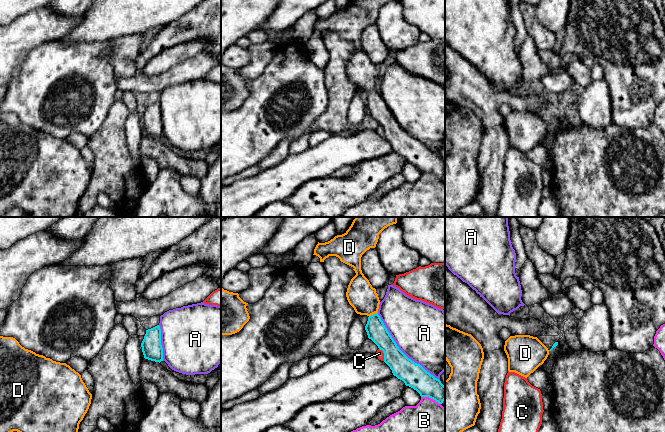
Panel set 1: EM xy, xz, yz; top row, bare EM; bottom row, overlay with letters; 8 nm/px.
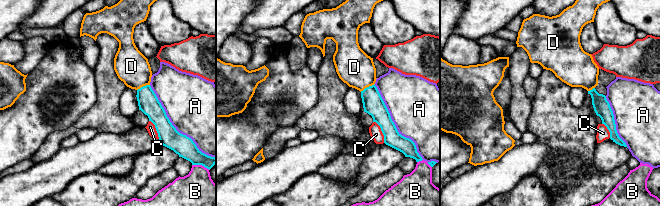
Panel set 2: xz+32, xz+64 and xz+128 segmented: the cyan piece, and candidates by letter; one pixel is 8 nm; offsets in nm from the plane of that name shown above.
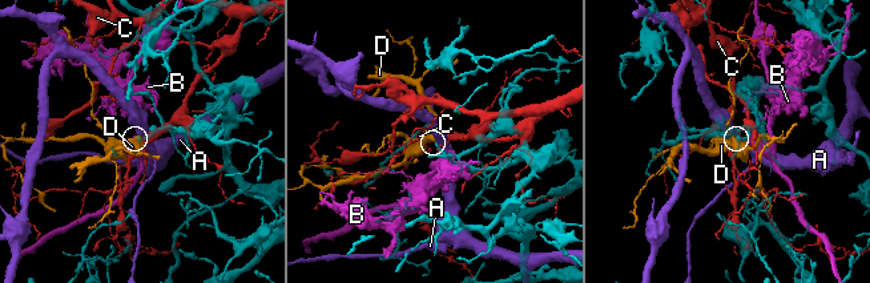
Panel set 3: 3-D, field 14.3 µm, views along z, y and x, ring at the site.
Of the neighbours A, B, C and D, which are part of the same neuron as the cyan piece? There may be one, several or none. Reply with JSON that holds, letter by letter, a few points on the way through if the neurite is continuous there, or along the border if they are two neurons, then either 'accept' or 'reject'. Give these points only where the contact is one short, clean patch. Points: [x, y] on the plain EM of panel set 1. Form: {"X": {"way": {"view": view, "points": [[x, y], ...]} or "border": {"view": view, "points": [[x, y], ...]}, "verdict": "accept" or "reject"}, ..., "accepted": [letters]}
{"A": {"verdict": "reject"}, "B": {"verdict": "reject"}, "C": {"verdict": "reject"}, "D": {"way": {"view": "xz", "points": [[377, 108], [373, 90], [360, 70]]}, "verdict": "accept"}, "accepted": ["D"]}

